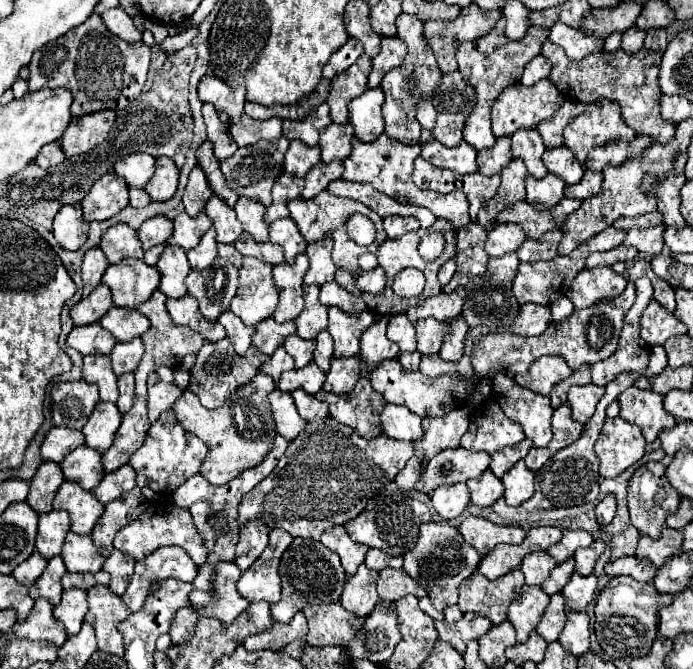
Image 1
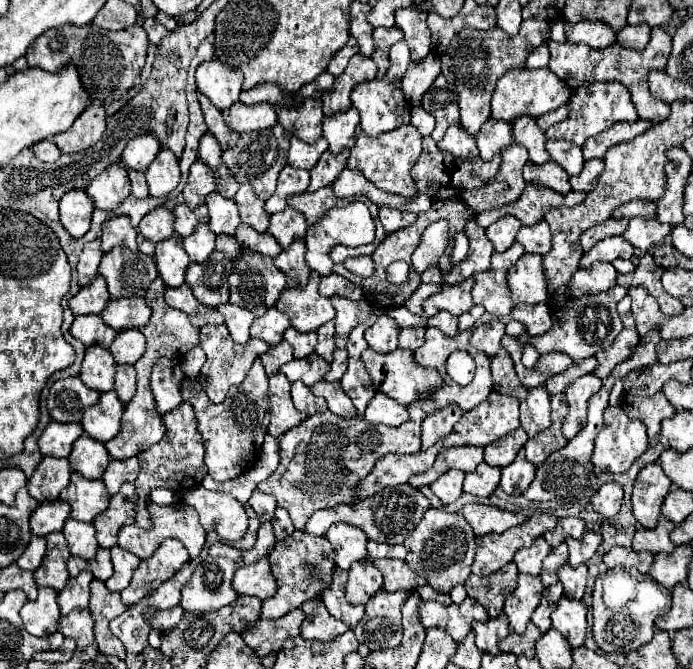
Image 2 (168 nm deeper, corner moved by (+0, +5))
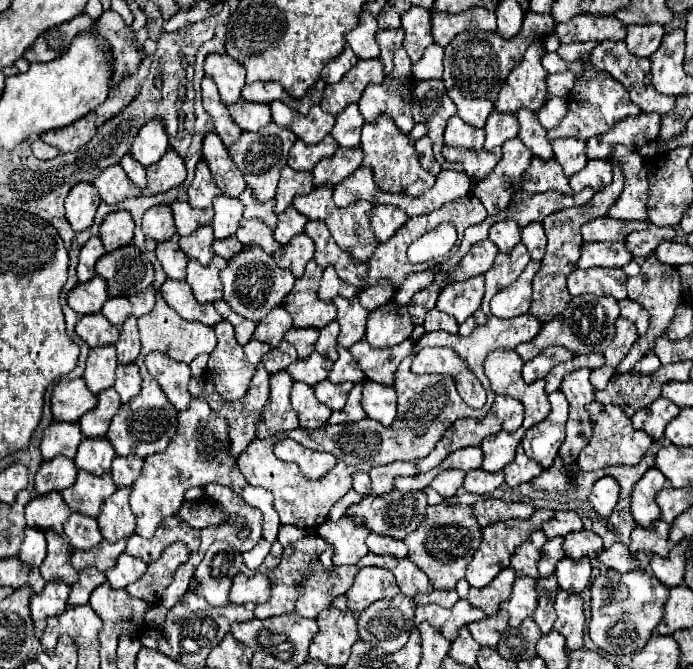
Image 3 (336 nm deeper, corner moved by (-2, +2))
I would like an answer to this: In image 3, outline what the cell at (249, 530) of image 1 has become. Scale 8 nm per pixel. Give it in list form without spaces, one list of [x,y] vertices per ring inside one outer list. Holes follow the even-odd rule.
[[[192,399],[190,407],[186,411],[178,413],[178,431],[172,437],[170,445],[166,451],[148,455],[144,459],[144,469],[142,475],[134,481],[132,485],[132,495],[130,495],[130,507],[136,517],[136,533],[140,537],[152,539],[156,533],[156,527],[166,519],[178,513],[184,493],[190,487],[204,487],[208,483],[220,483],[230,487],[236,495],[240,495],[248,505],[260,509],[264,513],[264,539],[270,543],[278,535],[278,525],[280,519],[276,515],[276,509],[272,505],[272,493],[262,489],[262,487],[252,487],[244,481],[240,475],[236,461],[228,455],[228,431],[226,431],[226,421],[214,415],[214,411],[208,407],[204,399]]]

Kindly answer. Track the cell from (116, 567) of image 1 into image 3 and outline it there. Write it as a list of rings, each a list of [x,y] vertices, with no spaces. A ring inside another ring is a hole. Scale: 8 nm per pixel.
[[[122,553],[118,563],[106,571],[106,579],[112,589],[122,589],[128,583],[138,581],[146,571],[146,563],[138,557],[132,557],[128,553]]]

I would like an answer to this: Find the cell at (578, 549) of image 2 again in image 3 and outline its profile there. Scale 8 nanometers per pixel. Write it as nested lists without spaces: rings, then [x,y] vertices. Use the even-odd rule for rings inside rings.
[[[578,531],[578,533],[568,533],[564,537],[564,551],[566,557],[572,557],[572,561],[580,561],[582,557],[592,557],[602,549],[602,539],[592,533],[592,531]]]

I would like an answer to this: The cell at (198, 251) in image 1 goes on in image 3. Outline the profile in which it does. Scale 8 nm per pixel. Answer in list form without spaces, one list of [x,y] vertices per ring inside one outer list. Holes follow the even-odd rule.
[[[204,225],[204,227],[198,227],[188,237],[180,237],[180,247],[186,253],[186,257],[198,259],[202,265],[208,265],[210,259],[214,257],[212,241],[214,241],[212,227],[210,225]]]

